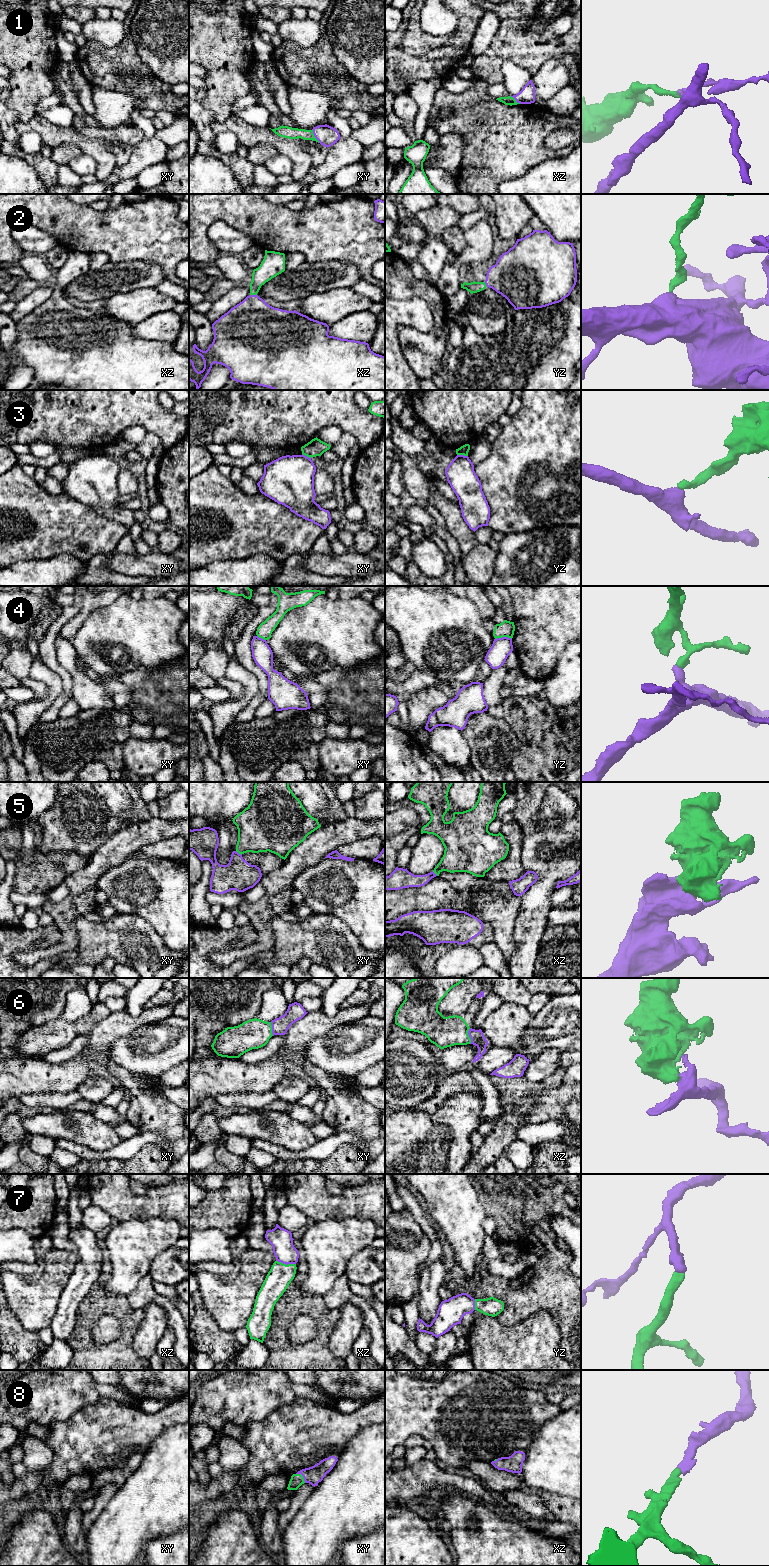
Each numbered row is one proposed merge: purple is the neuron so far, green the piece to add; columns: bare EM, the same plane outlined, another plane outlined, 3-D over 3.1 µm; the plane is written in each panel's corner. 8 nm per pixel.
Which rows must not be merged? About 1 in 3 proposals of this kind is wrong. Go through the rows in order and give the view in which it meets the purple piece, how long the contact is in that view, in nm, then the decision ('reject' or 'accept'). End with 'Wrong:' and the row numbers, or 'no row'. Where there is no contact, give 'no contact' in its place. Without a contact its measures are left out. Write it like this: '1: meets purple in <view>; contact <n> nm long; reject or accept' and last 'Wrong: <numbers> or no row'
1: meets purple in xy; contact 130 nm long; accept
2: meets purple in xz; contact 60 nm long; accept
3: meets purple in yz; contact 90 nm long; reject
4: meets purple in yz; contact 140 nm long; reject
5: meets purple in xy; contact 70 nm long; reject
6: meets purple in xz; contact 130 nm long; accept
7: meets purple in xz; contact 160 nm long; accept
8: meets purple in xy; contact 110 nm long; accept
Wrong: 3, 4, 5

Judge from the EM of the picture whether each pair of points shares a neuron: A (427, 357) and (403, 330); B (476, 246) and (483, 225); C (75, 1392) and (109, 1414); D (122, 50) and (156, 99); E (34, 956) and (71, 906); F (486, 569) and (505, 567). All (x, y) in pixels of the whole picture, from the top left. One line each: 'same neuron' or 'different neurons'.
A: same neuron
B: same neuron
C: different neurons
D: same neuron
E: same neuron
F: different neurons

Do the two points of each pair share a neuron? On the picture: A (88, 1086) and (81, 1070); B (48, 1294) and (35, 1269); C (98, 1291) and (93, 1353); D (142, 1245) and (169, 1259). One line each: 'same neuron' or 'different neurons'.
A: different neurons
B: different neurons
C: same neuron
D: different neurons

